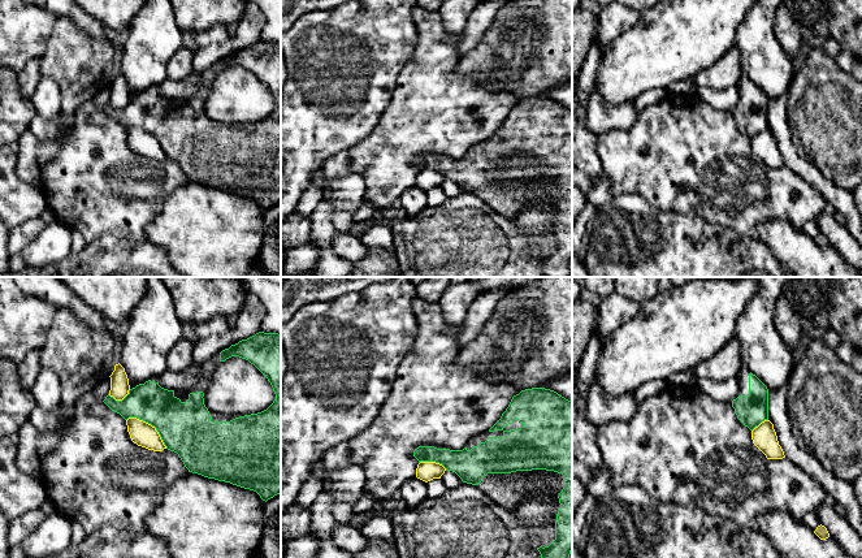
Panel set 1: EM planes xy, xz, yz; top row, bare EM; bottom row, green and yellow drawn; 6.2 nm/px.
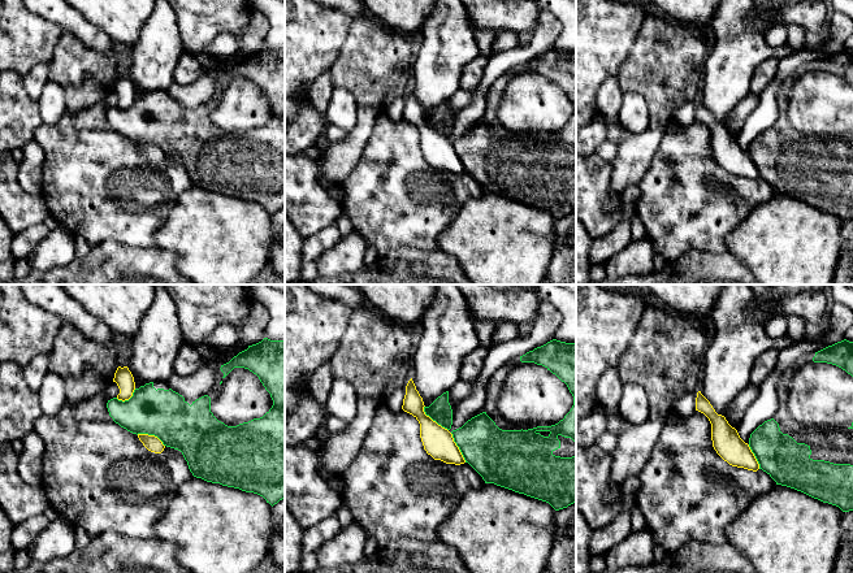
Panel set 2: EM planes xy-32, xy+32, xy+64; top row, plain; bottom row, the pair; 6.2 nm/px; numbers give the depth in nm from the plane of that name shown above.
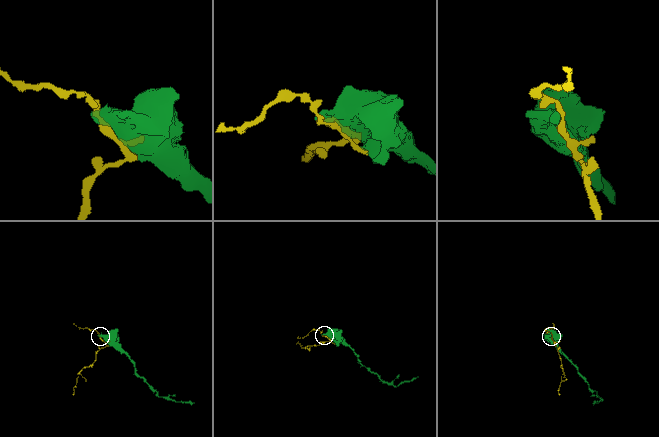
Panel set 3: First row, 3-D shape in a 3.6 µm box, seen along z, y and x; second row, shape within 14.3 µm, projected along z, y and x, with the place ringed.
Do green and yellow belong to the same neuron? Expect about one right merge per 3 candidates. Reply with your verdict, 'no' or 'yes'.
no

